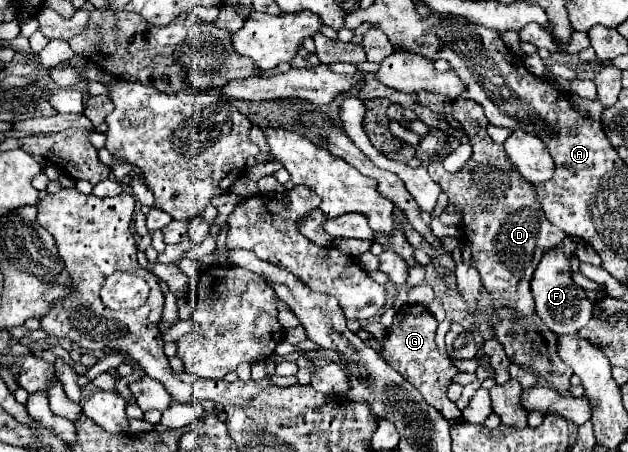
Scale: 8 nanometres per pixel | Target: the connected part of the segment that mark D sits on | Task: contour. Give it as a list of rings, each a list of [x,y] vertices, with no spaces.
[[[463,98],[451,104],[451,116],[463,124],[473,154],[459,172],[449,174],[439,164],[431,164],[427,170],[449,196],[449,202],[461,208],[461,238],[469,244],[471,264],[477,268],[483,288],[491,294],[491,308],[511,308],[517,318],[531,318],[535,316],[535,302],[531,296],[533,270],[543,252],[555,248],[565,234],[543,214],[535,186],[523,180],[523,176],[517,176],[515,170],[511,174],[511,162],[503,144],[495,144],[487,134],[489,120],[485,118],[483,108],[477,102]]]

